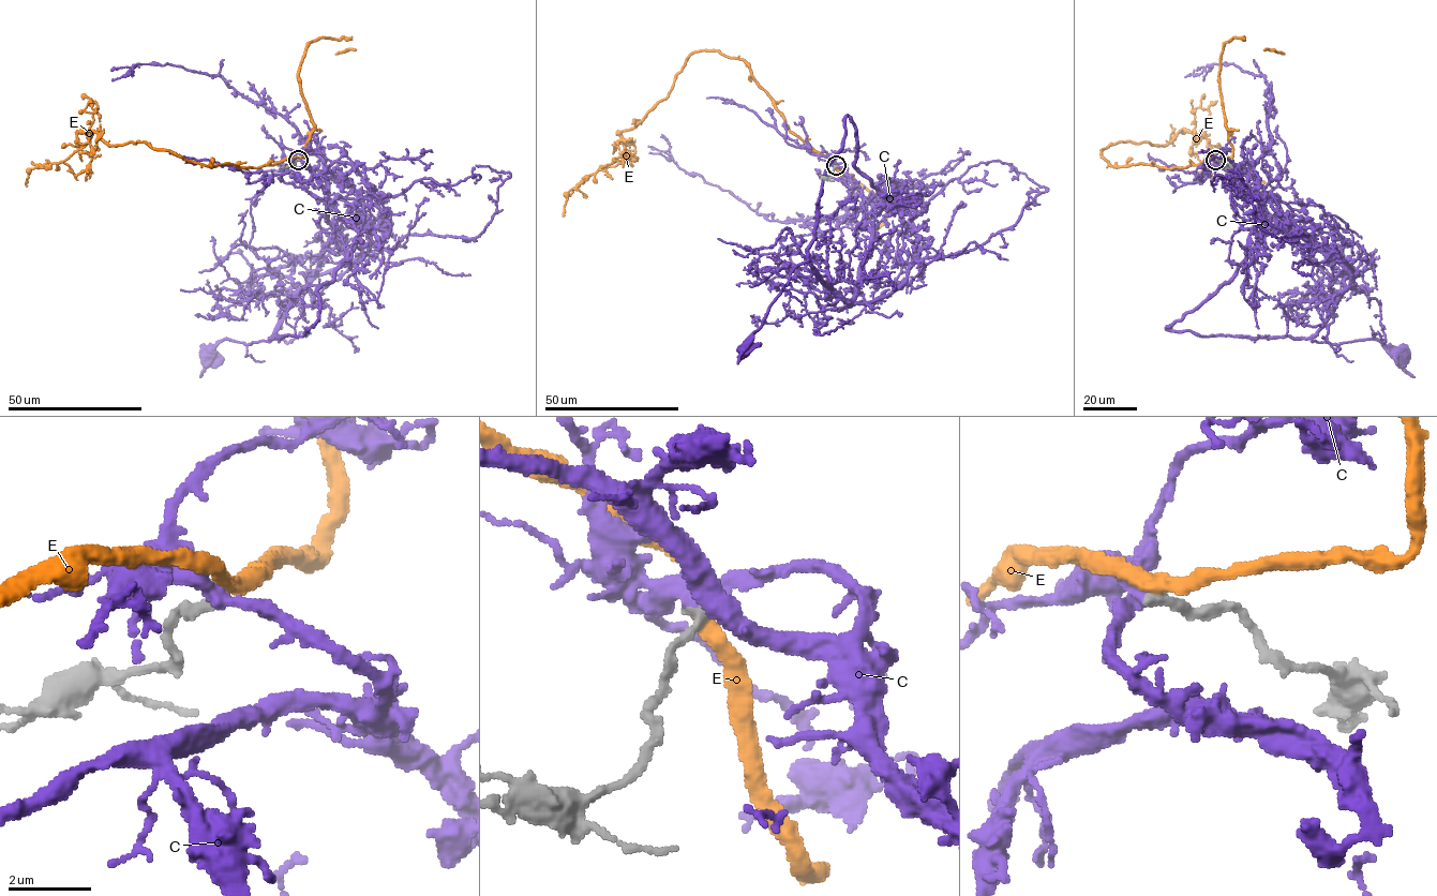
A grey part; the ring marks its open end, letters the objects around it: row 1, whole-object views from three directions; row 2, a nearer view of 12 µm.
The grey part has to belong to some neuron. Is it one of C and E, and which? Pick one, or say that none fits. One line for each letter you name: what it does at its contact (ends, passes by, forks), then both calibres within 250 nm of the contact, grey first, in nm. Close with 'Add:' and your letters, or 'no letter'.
C: it passes by; 320 nm thick on the grey side, 380 nm on the other
Add: C

